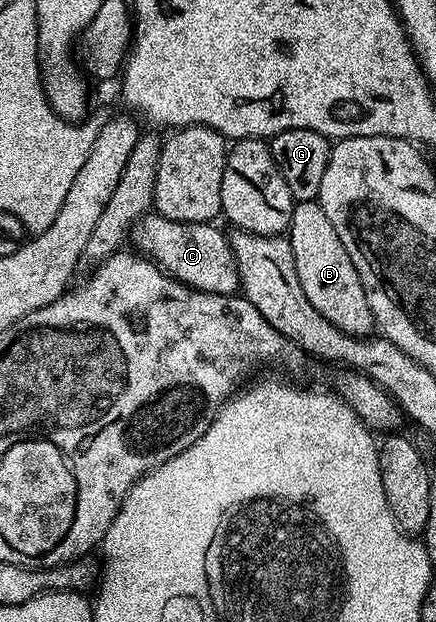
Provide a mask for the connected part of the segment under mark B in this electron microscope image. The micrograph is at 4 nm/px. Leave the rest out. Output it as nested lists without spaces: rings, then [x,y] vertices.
[[[317,200],[295,204],[288,240],[292,247],[292,259],[296,259],[296,276],[300,279],[300,287],[304,287],[304,295],[308,295],[308,303],[312,303],[312,307],[316,307],[316,311],[320,311],[328,323],[340,327],[353,337],[373,334],[376,326],[372,307],[368,307],[364,283],[360,283],[360,275],[352,259],[348,259],[348,251],[344,251],[344,243],[340,243],[336,227],[332,227]]]

